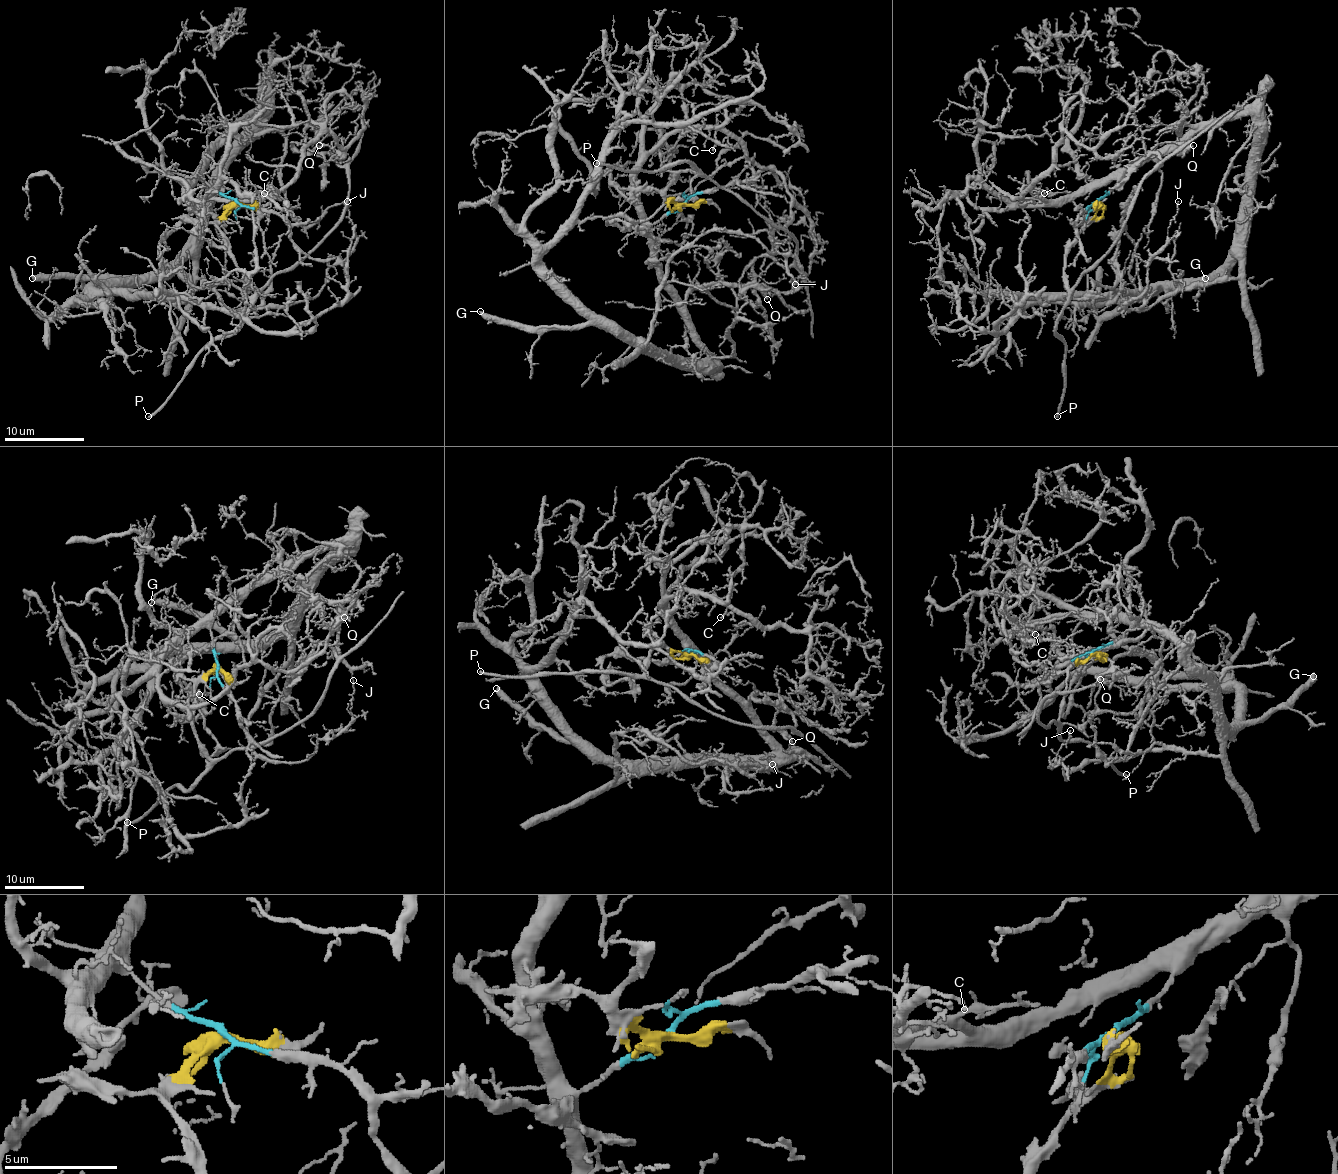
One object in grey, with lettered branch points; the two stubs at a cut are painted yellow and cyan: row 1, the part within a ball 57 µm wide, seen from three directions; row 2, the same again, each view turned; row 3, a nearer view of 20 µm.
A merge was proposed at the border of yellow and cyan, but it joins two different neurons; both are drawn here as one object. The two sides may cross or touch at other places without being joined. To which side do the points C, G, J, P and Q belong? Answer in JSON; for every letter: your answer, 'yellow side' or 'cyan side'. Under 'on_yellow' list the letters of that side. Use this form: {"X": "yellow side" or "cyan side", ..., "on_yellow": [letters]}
{"C": "cyan side", "G": "cyan side", "J": "cyan side", "P": "yellow side", "Q": "yellow side", "on_yellow": ["P", "Q"]}

